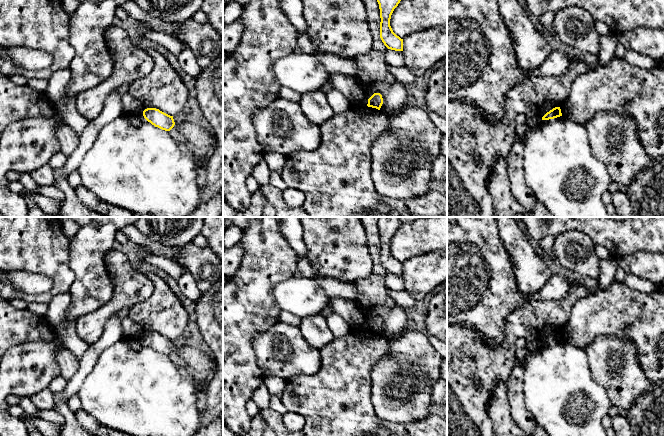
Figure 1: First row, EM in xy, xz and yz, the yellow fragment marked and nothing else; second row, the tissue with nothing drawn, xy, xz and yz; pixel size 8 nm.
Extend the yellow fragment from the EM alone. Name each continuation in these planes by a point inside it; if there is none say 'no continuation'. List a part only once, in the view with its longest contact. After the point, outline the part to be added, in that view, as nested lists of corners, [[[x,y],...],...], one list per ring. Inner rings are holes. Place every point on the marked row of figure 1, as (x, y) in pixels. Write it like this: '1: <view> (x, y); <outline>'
no continuation

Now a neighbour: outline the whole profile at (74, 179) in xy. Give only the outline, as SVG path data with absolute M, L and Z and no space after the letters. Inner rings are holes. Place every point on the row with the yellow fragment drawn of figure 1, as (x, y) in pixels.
M78 170L73 171L68 177L67 181L69 185L73 188L76 189L81 185L81 176Z

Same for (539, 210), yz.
M536 200L534 208L529 213L530 217L554 217L546 207Z

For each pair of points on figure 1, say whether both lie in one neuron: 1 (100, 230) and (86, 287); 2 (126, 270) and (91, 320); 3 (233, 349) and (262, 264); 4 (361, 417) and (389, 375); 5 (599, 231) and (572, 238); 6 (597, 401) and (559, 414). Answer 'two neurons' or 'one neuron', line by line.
1: one neuron
2: one neuron
3: one neuron
4: two neurons
5: two neurons
6: one neuron

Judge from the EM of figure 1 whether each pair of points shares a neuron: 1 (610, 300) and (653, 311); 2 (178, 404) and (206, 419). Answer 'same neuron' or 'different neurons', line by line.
1: same neuron
2: different neurons

